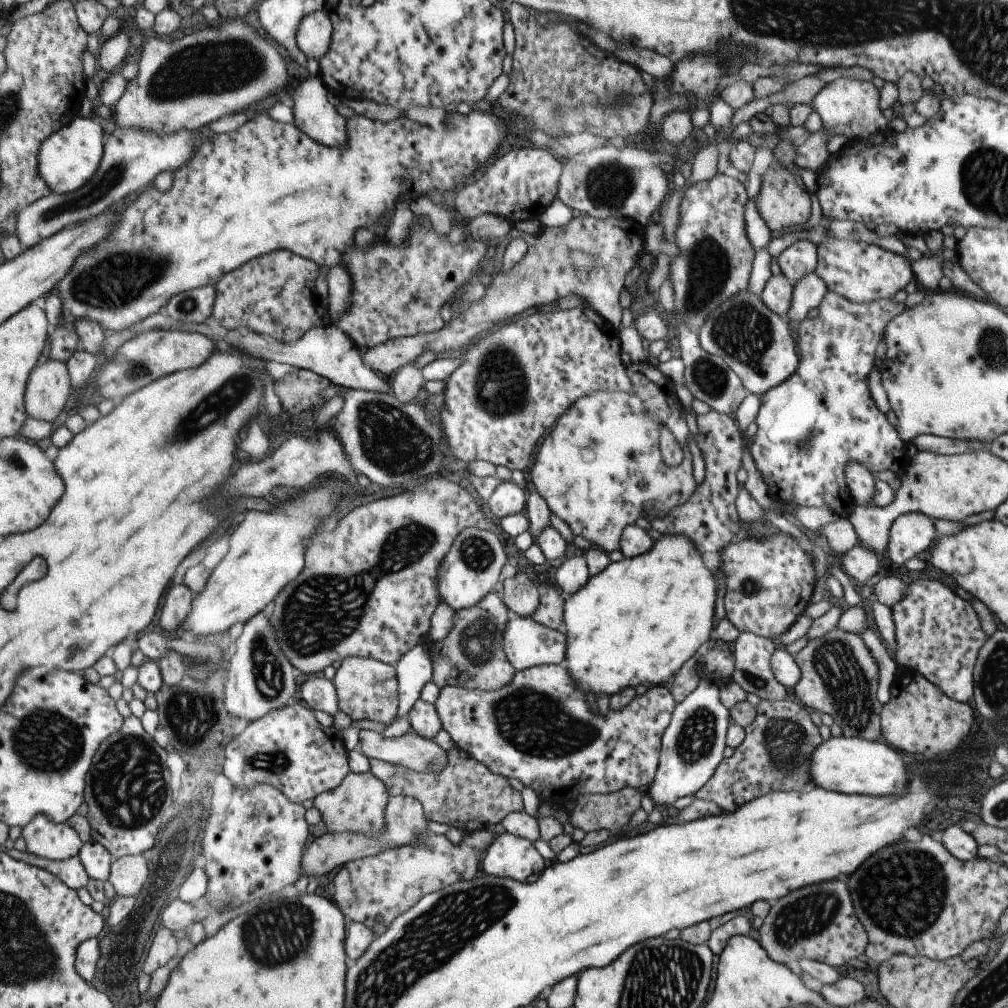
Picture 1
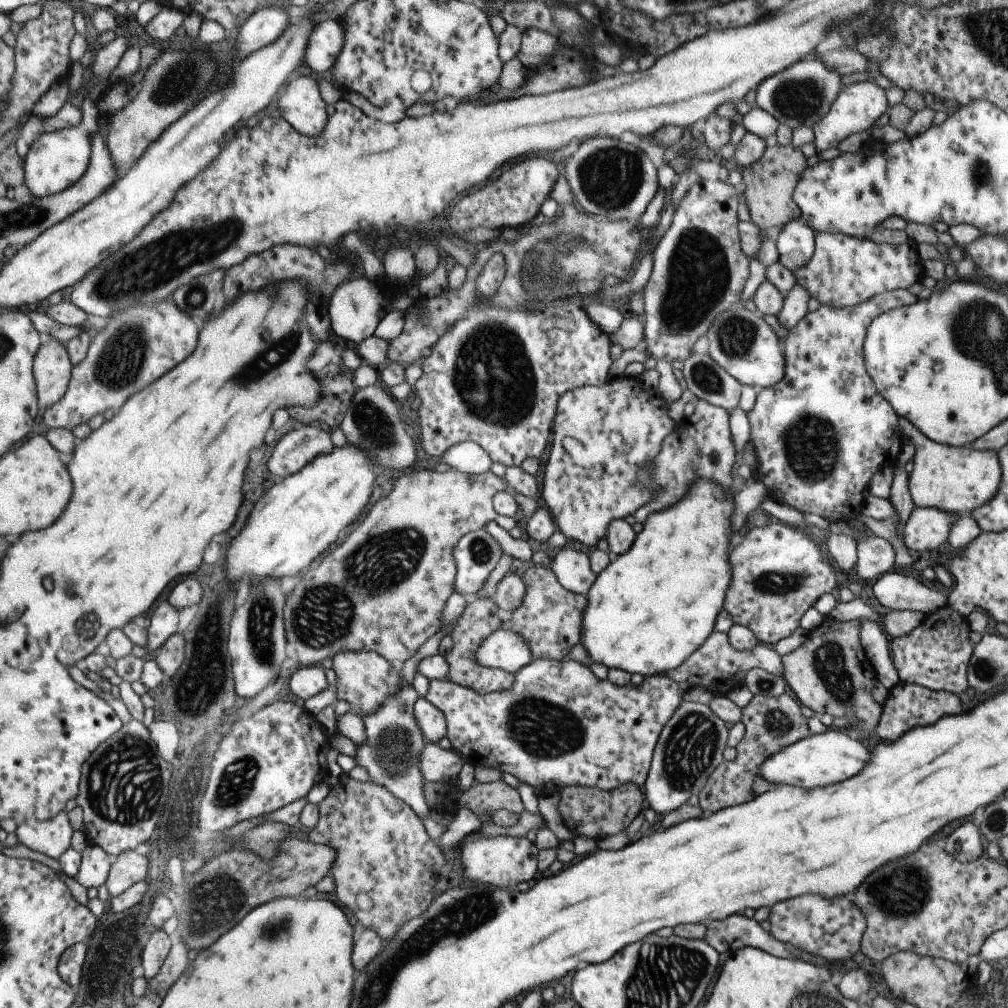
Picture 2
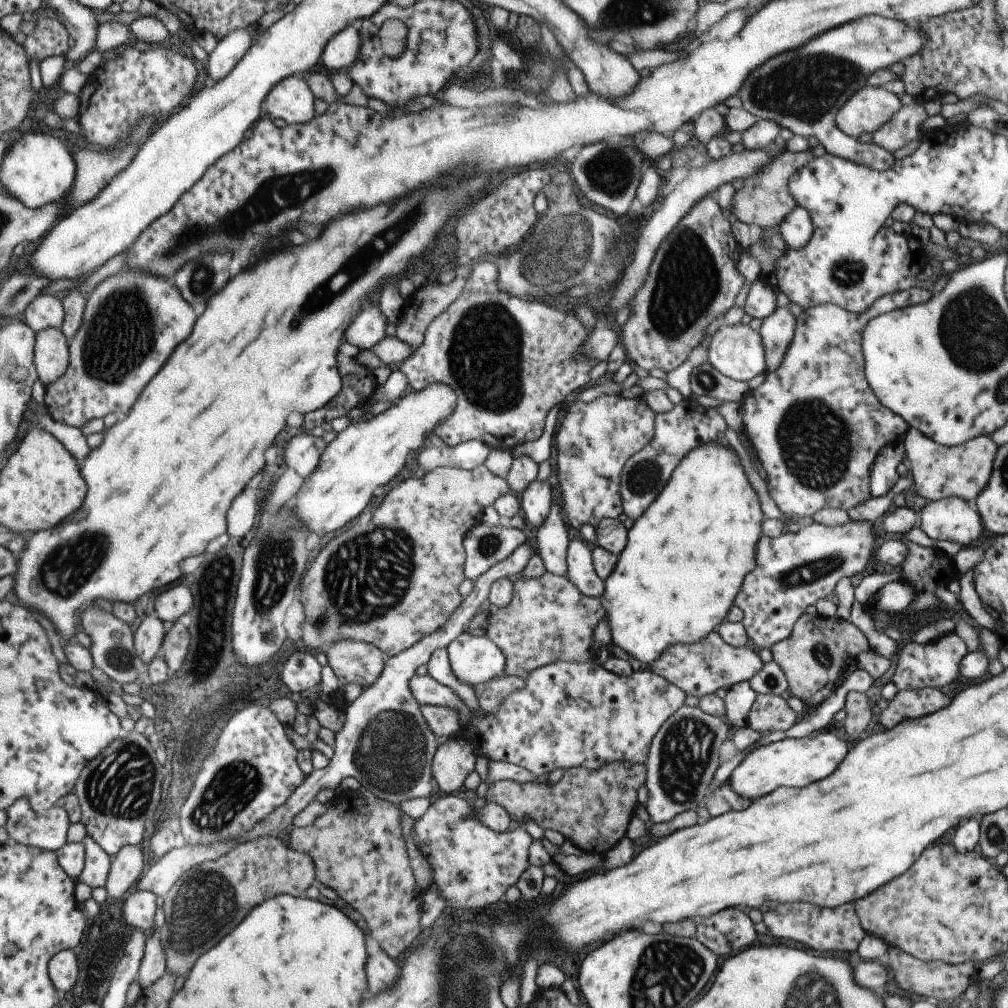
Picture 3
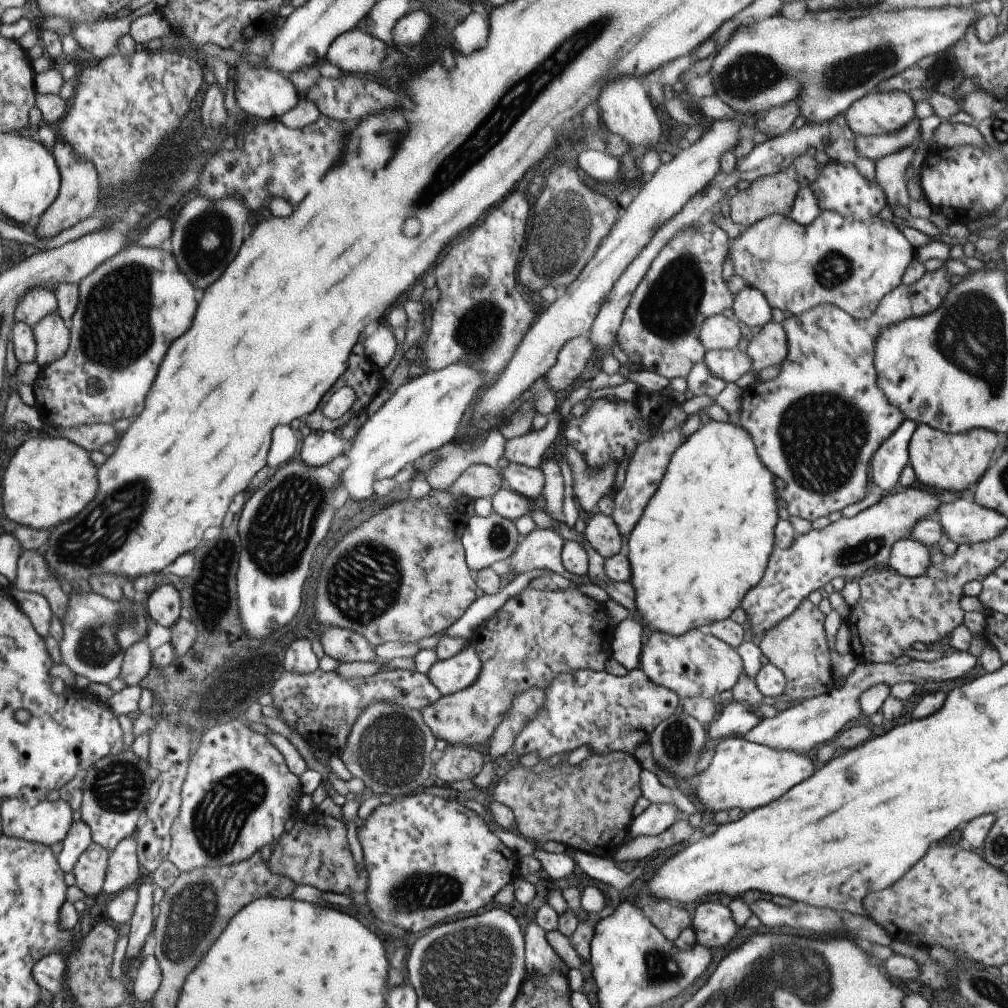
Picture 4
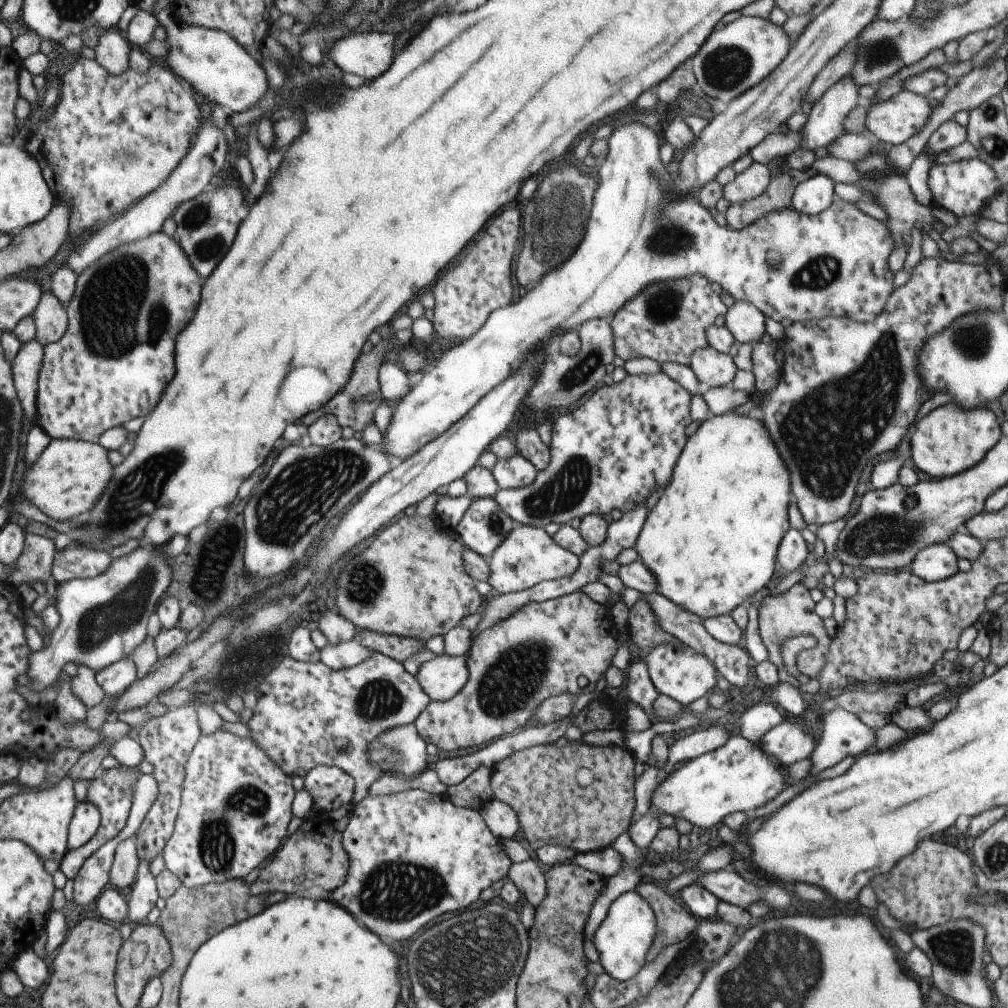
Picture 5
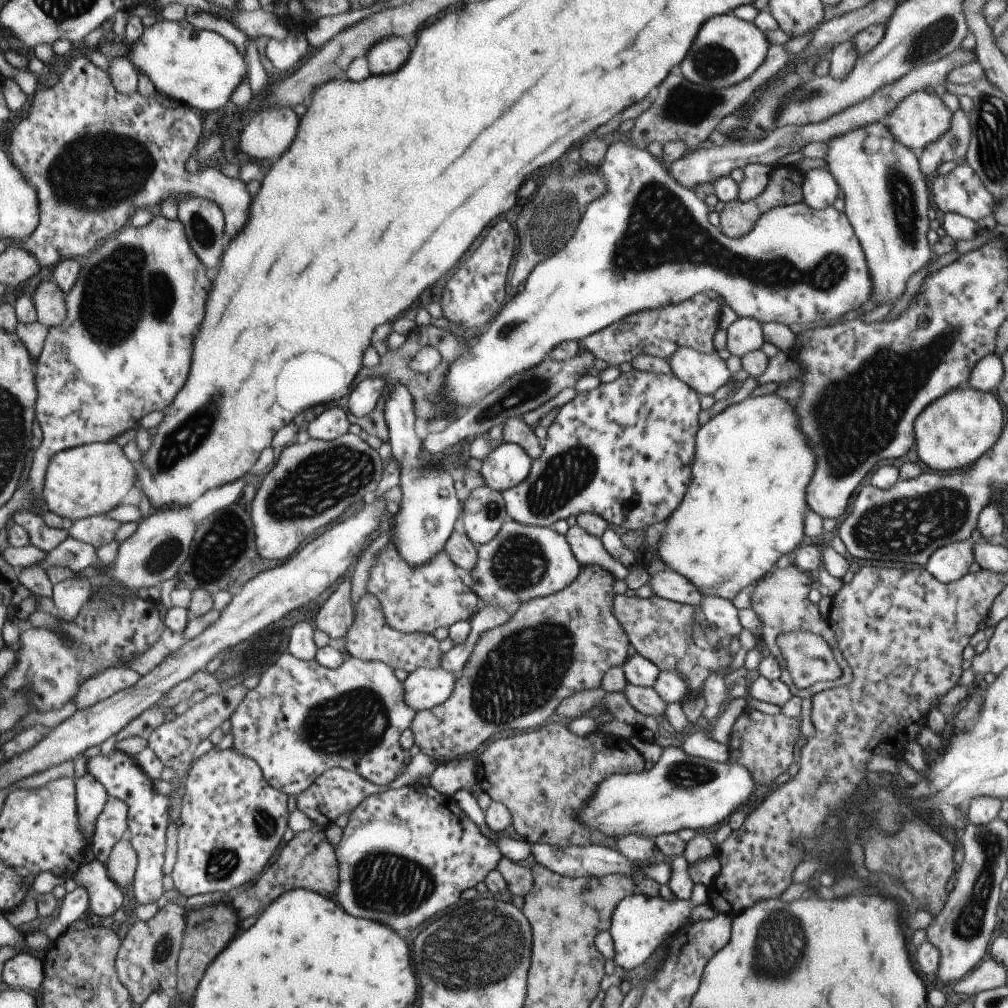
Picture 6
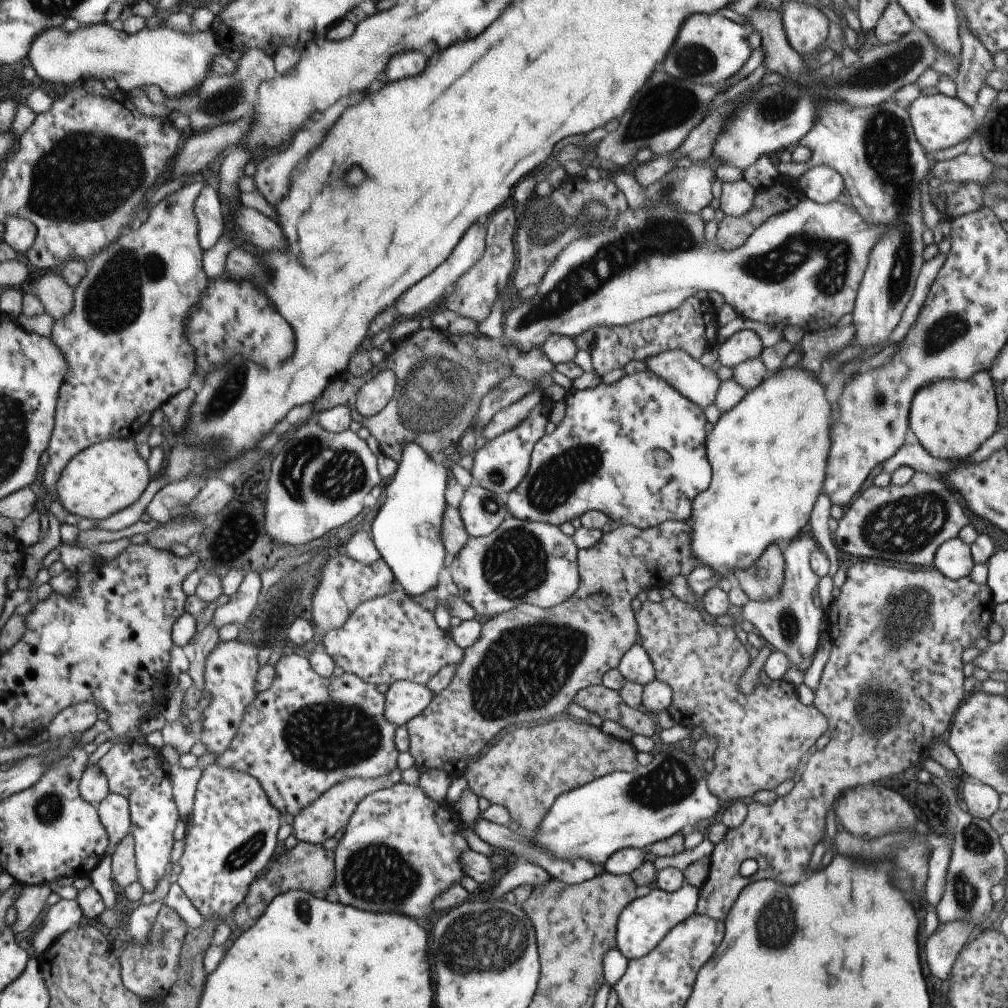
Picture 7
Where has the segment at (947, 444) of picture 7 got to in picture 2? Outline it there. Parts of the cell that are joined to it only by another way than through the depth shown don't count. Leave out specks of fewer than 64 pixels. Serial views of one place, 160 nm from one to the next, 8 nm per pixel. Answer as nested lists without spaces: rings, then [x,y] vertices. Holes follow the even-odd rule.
[[[898,417],[898,426],[900,429],[900,433],[907,437],[907,441],[911,446],[913,446],[913,450],[915,454],[913,454],[913,471],[908,475],[908,492],[911,496],[913,505],[915,507],[926,507],[926,508],[935,508],[942,509],[943,511],[947,511],[951,514],[956,514],[957,516],[963,516],[964,514],[971,513],[975,508],[981,507],[983,504],[986,504],[998,490],[1001,470],[998,464],[997,454],[993,450],[982,450],[982,449],[973,449],[971,446],[963,446],[963,447],[949,447],[946,445],[941,445],[931,440],[928,440],[923,434],[920,434],[907,420]]]

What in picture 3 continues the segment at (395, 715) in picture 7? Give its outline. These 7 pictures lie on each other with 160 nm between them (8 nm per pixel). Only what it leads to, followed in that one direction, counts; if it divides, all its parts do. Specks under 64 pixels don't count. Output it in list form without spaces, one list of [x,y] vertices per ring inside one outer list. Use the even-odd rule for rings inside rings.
[[[464,631],[445,650],[453,676],[461,682],[461,685],[467,687],[484,684],[493,678],[499,677],[505,670],[505,654],[484,635],[475,637],[471,636],[471,634],[465,634]]]

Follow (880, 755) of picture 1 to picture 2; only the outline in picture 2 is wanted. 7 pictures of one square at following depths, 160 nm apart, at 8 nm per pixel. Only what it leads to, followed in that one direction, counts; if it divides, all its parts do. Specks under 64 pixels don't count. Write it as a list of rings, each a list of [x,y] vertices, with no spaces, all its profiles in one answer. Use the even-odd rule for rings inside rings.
[[[829,728],[826,732],[810,734],[807,738],[797,740],[795,744],[781,748],[775,756],[769,756],[758,768],[759,777],[769,785],[790,785],[799,788],[813,788],[813,786],[827,786],[833,782],[847,780],[855,772],[859,772],[869,752],[865,750],[860,740],[848,735],[844,730]]]

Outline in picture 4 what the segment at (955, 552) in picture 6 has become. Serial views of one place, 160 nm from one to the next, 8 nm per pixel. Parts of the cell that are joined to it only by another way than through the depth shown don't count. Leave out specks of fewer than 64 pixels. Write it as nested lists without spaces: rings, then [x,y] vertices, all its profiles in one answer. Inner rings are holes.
[[[911,538],[895,540],[886,564],[901,576],[915,578],[925,572],[930,564],[929,549]]]

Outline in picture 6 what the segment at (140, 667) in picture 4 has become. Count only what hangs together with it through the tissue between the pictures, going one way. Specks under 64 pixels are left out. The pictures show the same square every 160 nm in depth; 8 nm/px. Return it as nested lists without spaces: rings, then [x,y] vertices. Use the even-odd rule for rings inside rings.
[[[115,667],[98,673],[92,679],[86,680],[81,687],[75,700],[76,710],[82,711],[106,701],[115,693],[135,686],[142,676],[143,674],[138,674],[125,667]]]

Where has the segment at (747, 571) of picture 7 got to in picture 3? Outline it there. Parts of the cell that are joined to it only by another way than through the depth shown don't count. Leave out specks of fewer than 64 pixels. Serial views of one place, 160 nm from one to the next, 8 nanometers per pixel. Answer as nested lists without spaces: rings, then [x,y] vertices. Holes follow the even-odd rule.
[[[803,613],[795,622],[791,636],[771,646],[772,661],[779,666],[786,678],[786,694],[799,699],[807,710],[815,709],[825,698],[828,698],[838,687],[845,674],[850,670],[843,669],[847,656],[855,656],[869,649],[865,636],[859,632],[849,619],[822,618]]]

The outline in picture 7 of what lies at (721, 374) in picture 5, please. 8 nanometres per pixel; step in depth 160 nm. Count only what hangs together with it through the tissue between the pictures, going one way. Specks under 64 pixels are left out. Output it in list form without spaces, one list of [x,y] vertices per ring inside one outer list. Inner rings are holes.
[[[666,350],[655,353],[653,356],[643,360],[649,372],[664,380],[671,385],[683,398],[696,404],[701,410],[704,410],[710,404],[713,404],[714,398],[719,386],[715,372],[703,367],[699,361],[689,356],[682,350]]]

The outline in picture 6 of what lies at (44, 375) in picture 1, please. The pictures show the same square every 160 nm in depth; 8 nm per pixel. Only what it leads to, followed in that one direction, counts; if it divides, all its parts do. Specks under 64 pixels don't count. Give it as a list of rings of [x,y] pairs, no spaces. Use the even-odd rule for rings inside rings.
[[[43,281],[33,296],[38,320],[49,328],[63,324],[68,318],[66,292],[54,281]]]

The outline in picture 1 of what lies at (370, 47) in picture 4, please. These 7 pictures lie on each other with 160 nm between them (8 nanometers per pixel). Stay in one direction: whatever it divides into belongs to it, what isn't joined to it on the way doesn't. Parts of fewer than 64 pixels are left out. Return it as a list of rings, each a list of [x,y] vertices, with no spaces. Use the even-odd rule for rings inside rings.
[[[313,11],[300,20],[295,33],[296,45],[307,58],[318,62],[327,52],[331,35],[332,26],[326,13]]]

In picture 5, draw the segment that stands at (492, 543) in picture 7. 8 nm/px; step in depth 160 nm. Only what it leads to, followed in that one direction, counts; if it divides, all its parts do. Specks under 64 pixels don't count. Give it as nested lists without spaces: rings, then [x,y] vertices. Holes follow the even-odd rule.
[[[516,524],[505,540],[487,558],[487,584],[493,594],[515,593],[532,588],[542,581],[571,576],[579,568],[579,557],[552,543],[551,536],[542,527]]]

